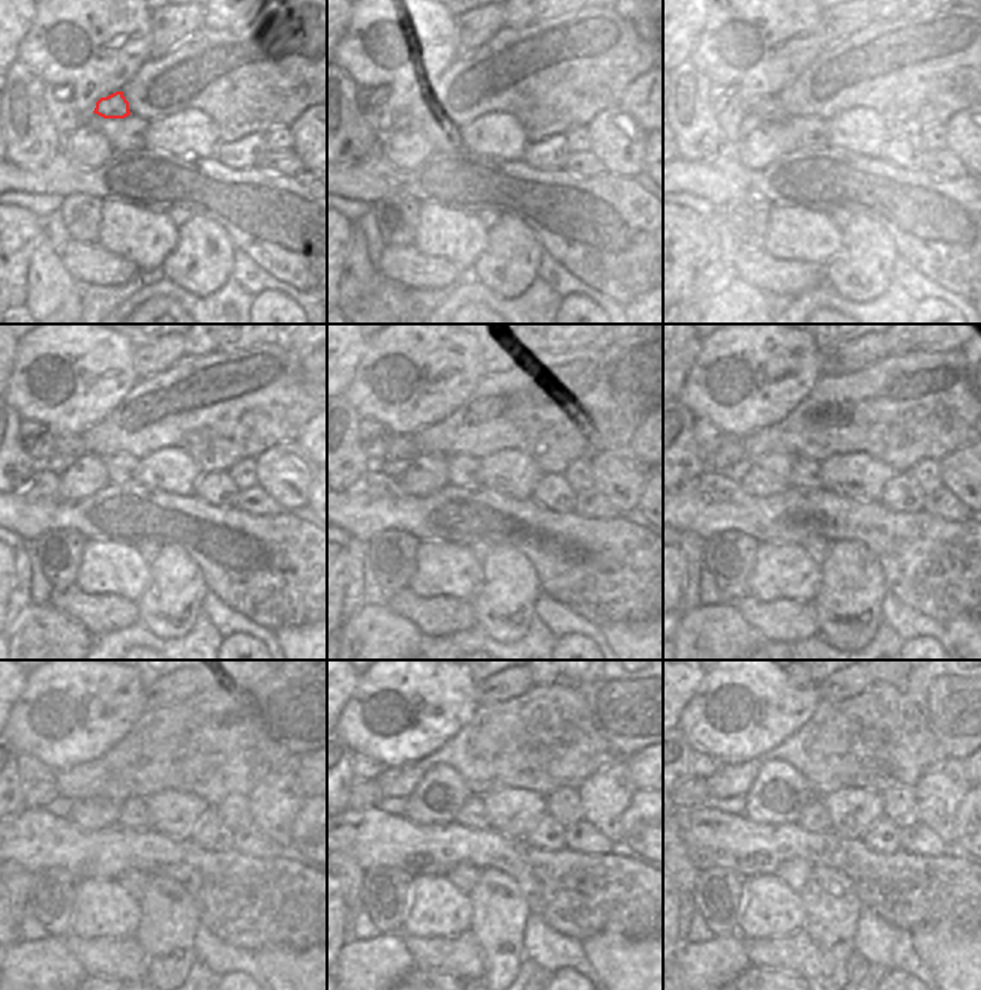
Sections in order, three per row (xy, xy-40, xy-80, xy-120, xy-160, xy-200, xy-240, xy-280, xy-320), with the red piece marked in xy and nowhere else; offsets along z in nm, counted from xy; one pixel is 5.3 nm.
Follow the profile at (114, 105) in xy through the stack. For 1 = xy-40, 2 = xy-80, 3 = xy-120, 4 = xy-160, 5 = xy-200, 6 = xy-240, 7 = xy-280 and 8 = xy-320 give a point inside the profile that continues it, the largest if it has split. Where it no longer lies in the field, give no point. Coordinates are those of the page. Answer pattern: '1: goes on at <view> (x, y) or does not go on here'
1: goes on at xy-40 (441, 108)
2: goes on at xy-80 (768, 108)
3: goes on at xy-120 (66, 446)
4: goes on at xy-160 (401, 447)
5: goes on at xy-200 (731, 450)
6: goes on at xy-240 (36, 794)
7: goes on at xy-280 (365, 794)
8: goes on at xy-320 (693, 794)

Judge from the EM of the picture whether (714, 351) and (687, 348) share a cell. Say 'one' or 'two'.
two

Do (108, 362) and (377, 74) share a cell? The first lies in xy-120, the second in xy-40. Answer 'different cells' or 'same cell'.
same cell

